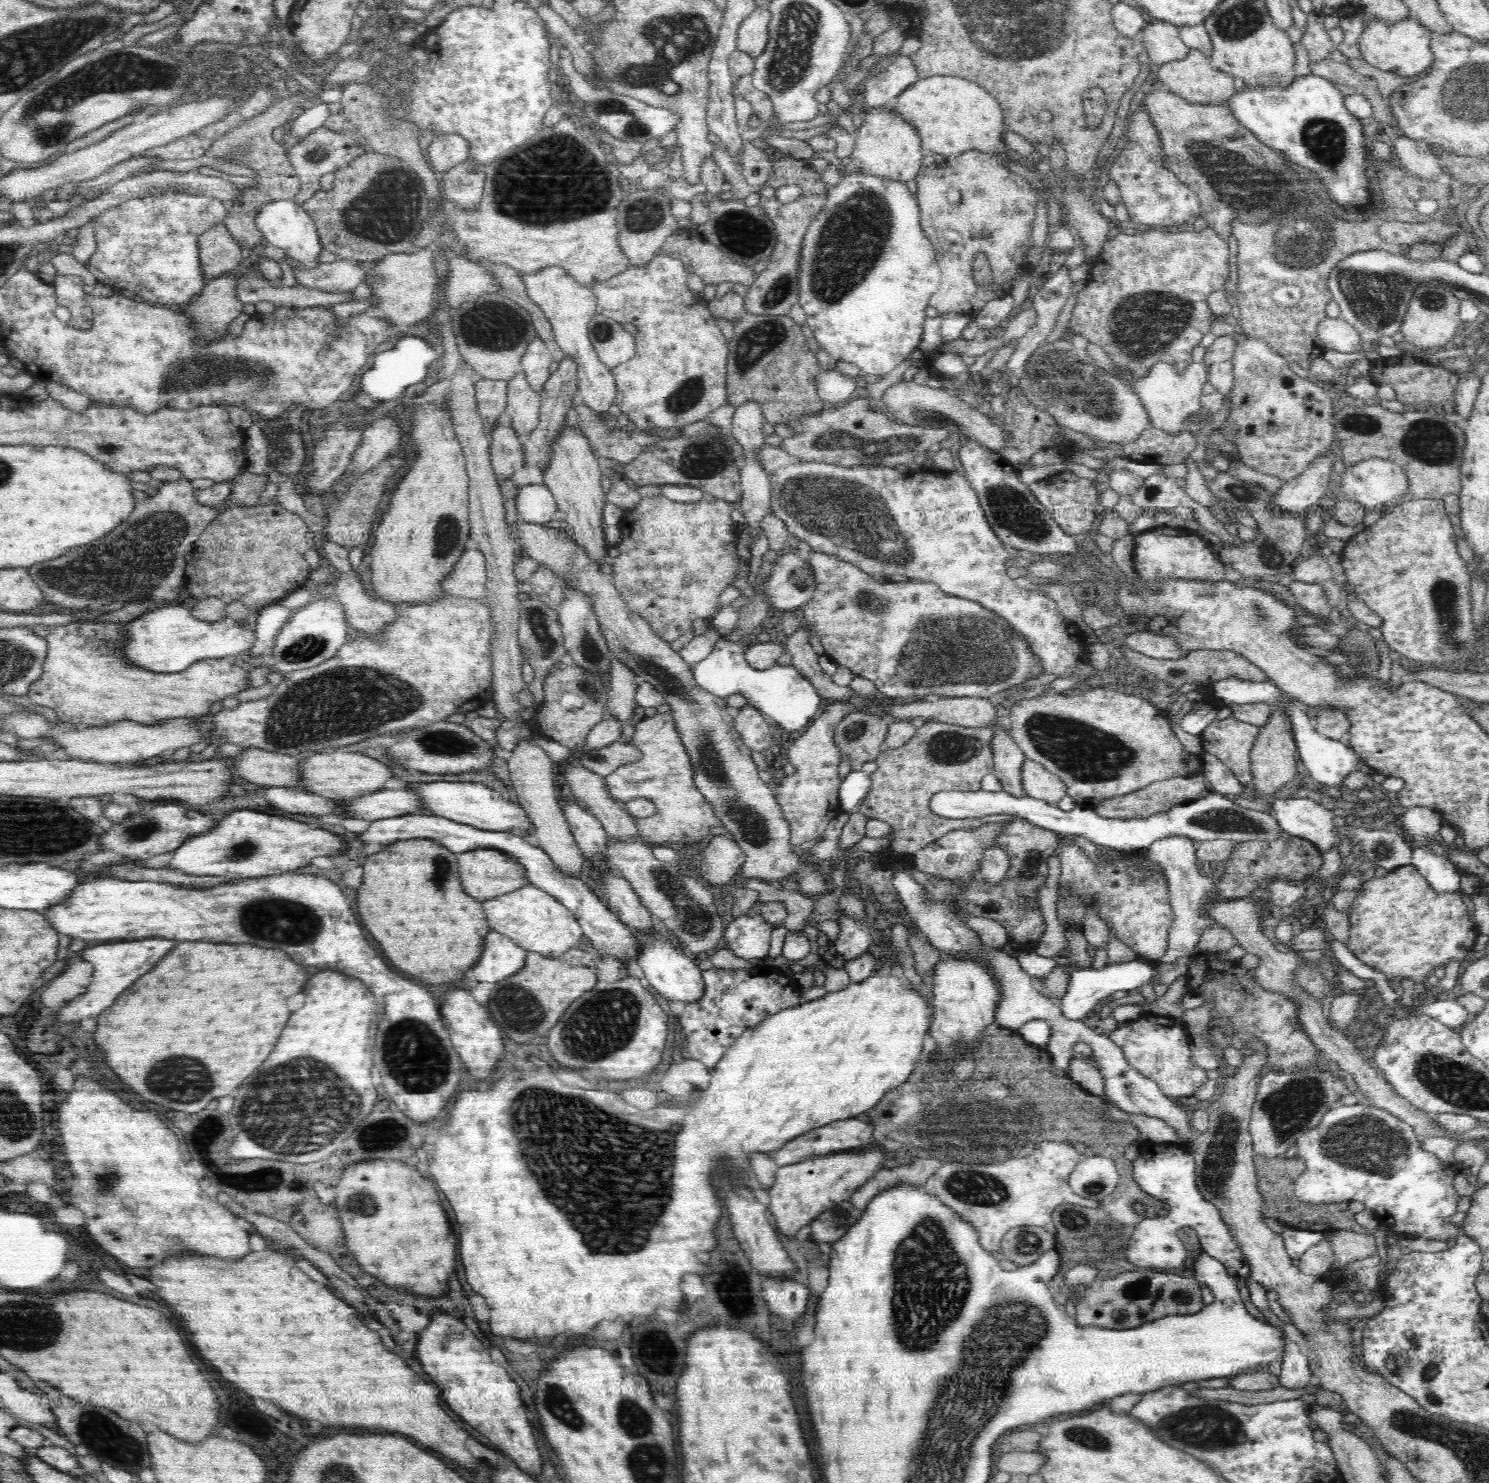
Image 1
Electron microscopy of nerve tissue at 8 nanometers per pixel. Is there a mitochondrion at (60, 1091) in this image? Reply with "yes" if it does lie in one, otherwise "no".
no

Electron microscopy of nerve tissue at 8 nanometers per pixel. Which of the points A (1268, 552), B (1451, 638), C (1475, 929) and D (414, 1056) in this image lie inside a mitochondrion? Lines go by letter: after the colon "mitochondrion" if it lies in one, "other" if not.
A: mitochondrion
B: mitochondrion
C: other
D: mitochondrion

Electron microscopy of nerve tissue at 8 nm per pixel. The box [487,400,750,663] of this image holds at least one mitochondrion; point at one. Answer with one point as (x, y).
(706, 458)

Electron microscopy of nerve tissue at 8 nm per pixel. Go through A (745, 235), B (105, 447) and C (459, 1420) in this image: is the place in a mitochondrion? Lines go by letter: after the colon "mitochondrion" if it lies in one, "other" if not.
A: mitochondrion
B: mitochondrion
C: other

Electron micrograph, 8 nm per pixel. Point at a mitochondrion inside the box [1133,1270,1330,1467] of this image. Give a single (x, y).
(1205, 1427)

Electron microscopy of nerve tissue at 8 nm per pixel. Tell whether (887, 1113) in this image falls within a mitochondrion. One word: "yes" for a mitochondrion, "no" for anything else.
no

